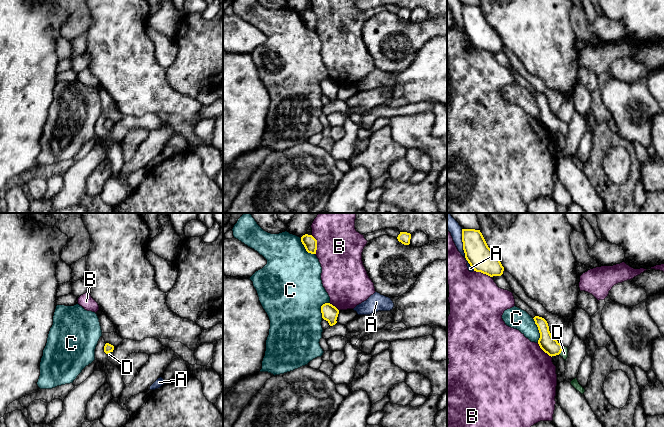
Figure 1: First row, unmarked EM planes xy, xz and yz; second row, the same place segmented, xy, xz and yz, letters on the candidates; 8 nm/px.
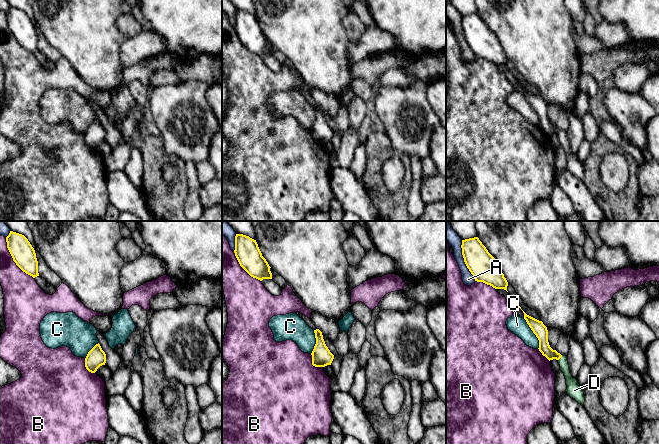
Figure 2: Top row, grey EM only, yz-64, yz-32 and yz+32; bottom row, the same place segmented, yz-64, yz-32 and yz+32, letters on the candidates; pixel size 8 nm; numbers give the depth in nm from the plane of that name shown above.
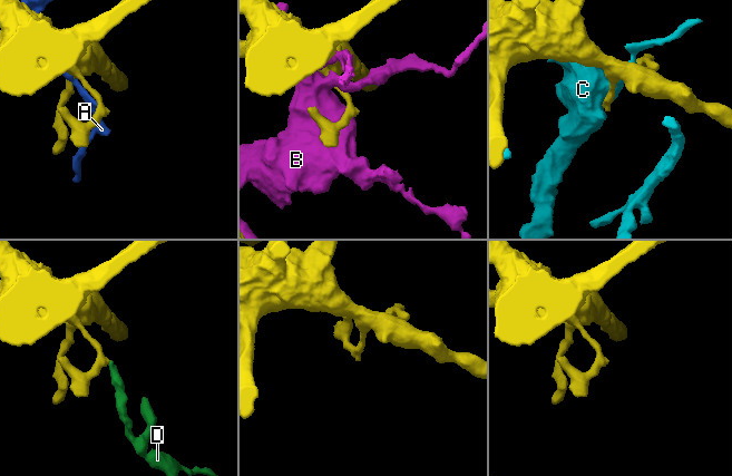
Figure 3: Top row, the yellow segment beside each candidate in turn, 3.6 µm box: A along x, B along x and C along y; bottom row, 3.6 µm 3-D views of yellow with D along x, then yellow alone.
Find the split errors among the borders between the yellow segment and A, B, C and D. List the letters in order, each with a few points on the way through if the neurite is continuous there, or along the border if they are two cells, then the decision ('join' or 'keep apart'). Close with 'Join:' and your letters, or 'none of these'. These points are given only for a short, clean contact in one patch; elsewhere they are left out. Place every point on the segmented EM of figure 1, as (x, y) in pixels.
A: keep apart
B: keep apart
C: keep apart
D: runs through yz (547, 343), (553, 348), (561, 350), (564, 353); join
Join: D

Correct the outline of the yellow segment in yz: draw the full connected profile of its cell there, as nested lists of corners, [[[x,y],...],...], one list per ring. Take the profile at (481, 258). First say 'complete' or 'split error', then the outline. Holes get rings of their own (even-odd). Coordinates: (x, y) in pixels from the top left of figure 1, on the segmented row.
complete; [[[462,229],[462,242],[465,258],[474,271],[490,277],[503,274],[504,267],[488,247],[480,230]]]

